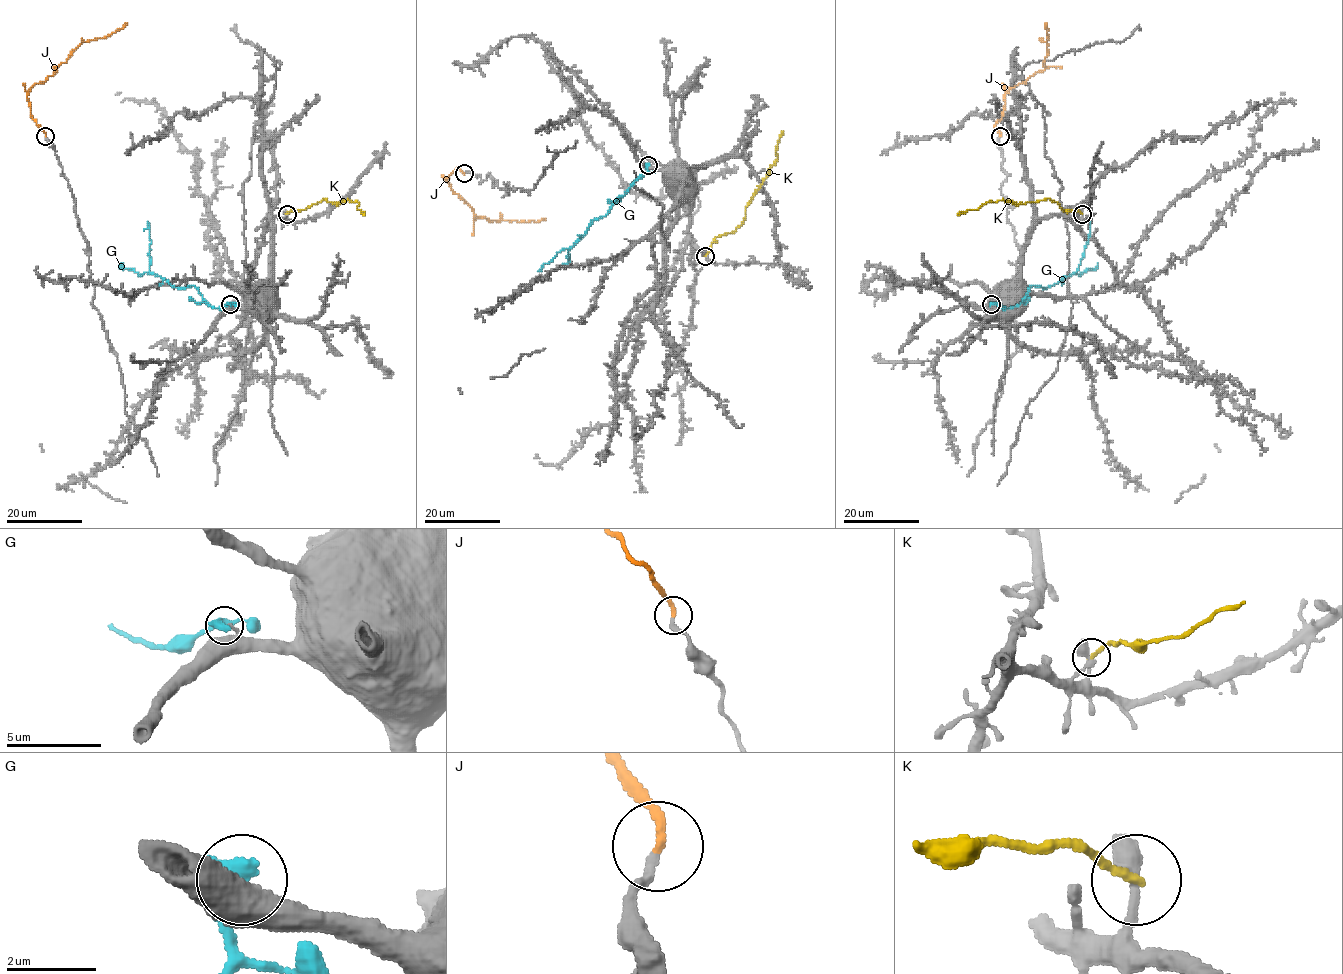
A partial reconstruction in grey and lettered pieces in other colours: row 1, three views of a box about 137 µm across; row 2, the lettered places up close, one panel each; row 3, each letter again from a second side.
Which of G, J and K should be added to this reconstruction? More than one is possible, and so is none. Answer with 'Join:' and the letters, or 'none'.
Join: J

